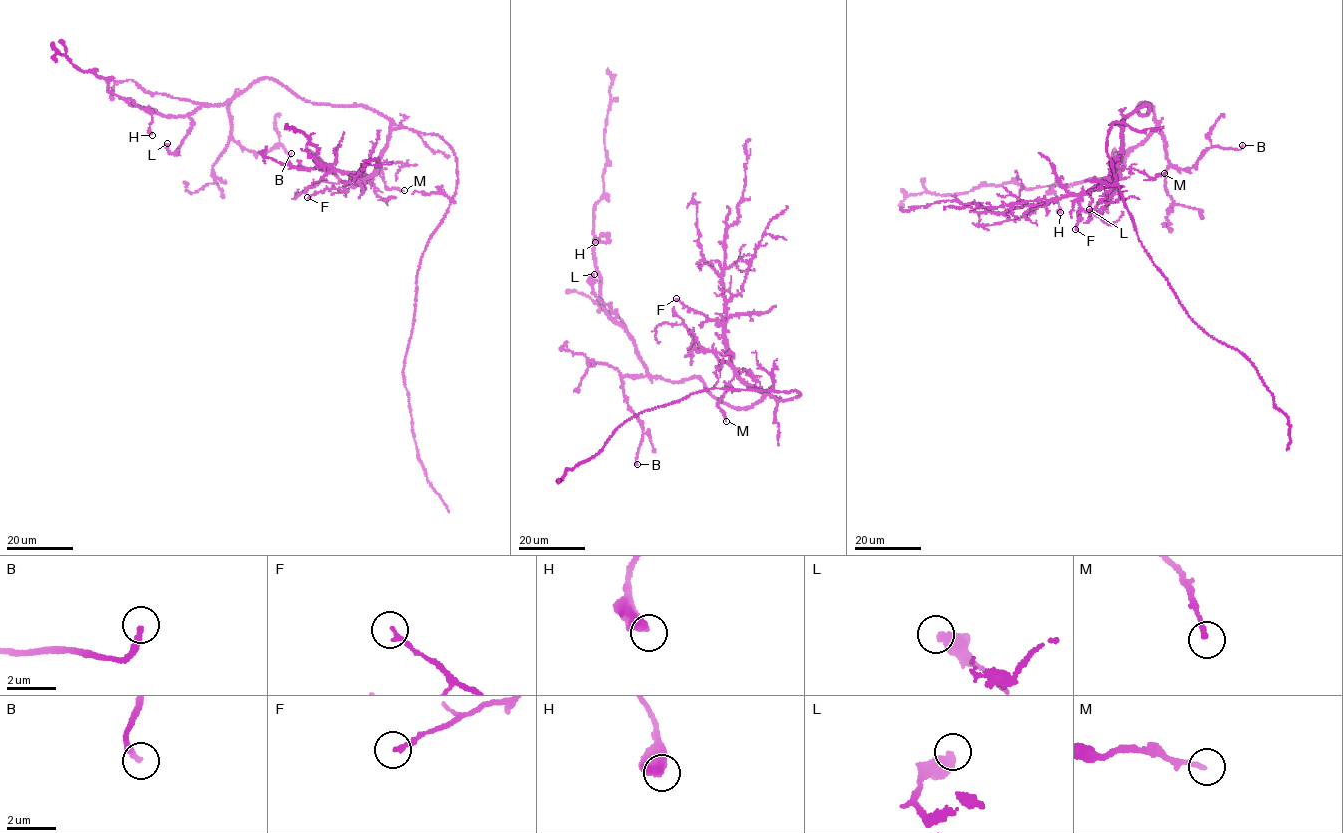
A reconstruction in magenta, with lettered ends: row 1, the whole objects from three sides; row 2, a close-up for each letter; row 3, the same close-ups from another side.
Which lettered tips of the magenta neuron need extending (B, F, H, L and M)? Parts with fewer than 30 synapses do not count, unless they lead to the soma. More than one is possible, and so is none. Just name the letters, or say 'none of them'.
none of them

